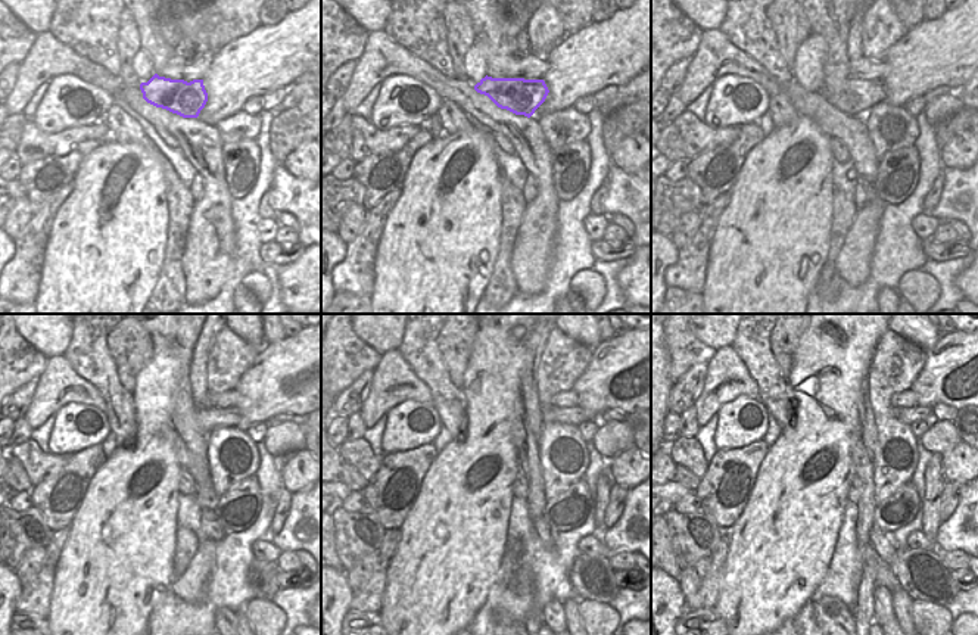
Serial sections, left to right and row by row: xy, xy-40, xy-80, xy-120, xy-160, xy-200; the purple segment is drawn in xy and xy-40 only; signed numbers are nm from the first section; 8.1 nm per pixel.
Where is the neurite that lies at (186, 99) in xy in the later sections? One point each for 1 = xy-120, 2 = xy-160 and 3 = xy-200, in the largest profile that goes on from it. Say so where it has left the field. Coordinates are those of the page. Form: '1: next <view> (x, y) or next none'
1: next xy-120 (208, 419)
2: next xy-160 (576, 416)
3: next xy-200 (908, 416)

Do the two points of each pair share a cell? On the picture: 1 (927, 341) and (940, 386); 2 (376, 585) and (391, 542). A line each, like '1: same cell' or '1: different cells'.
1: different cells
2: same cell

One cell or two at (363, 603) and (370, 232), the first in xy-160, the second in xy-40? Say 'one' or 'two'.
one

